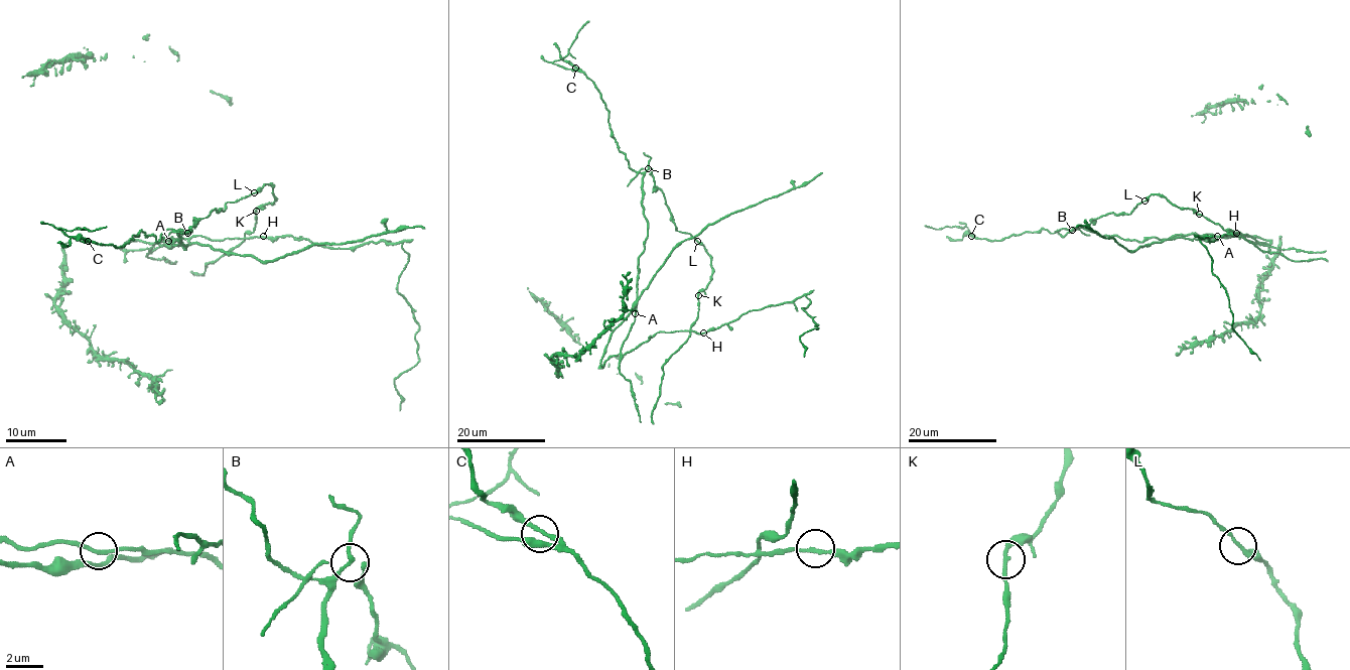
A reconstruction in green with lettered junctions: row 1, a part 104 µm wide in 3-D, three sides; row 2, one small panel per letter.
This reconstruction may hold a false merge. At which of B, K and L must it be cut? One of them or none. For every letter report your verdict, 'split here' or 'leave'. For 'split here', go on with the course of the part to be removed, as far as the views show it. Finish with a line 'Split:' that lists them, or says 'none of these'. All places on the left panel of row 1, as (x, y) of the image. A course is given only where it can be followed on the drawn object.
B: split here; course (186, 233), (185, 248), (149, 250), (197, 235), (399, 244), (398, 292), (419, 325), (399, 411)
K: leave
L: leave
Split: B

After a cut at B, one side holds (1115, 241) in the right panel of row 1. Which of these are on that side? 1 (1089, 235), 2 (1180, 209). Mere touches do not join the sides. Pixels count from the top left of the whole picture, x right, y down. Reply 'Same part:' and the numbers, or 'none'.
Same part: 1

